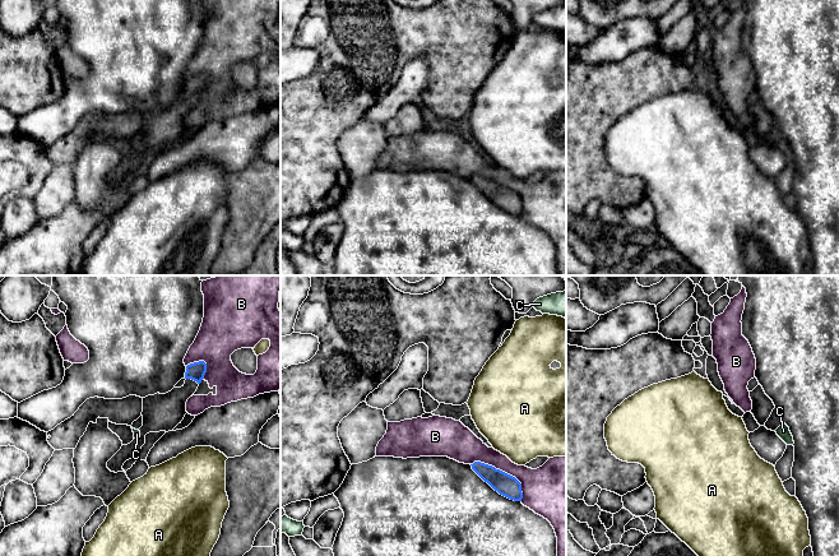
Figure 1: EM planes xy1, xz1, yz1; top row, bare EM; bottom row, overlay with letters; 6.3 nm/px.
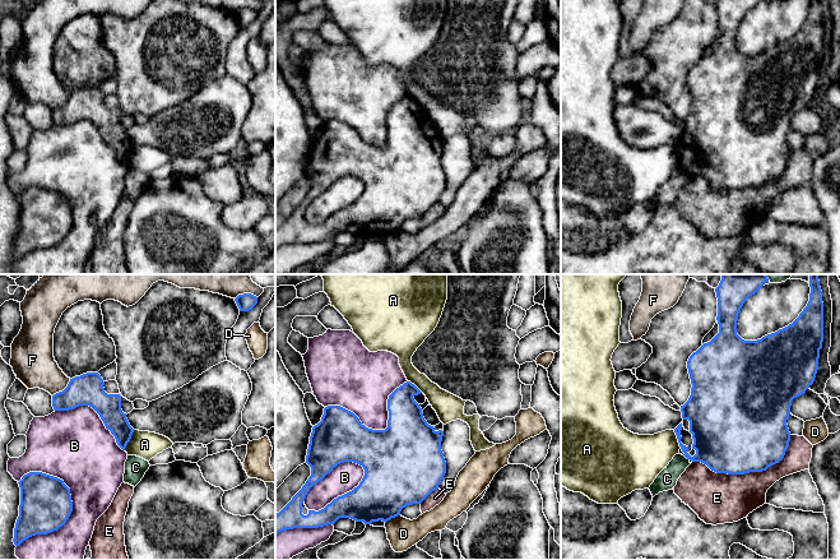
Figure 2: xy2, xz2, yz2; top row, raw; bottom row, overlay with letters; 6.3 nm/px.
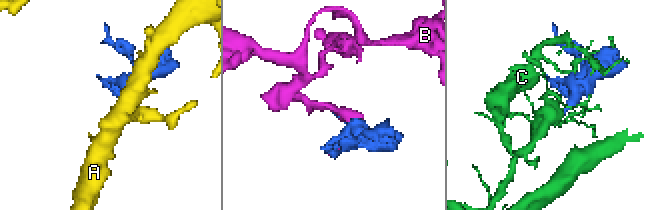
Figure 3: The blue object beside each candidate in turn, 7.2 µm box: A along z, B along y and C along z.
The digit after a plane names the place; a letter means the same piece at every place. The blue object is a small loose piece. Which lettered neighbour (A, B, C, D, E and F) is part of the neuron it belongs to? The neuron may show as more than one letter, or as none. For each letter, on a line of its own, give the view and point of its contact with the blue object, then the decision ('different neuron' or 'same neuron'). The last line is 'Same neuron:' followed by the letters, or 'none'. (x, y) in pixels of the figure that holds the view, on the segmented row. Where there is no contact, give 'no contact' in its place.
A: meets blue in xy2 at (129, 440); different neuron
B: meets blue in xy2 at (63, 524); different neuron
C: meets blue in yz2 at (687, 458); different neuron
D: meets blue in xz2 at (391, 517); different neuron
E: meets blue in yz2 at (748, 472); different neuron
F: meets blue in xy2 at (64, 389); different neuron
Same neuron: none

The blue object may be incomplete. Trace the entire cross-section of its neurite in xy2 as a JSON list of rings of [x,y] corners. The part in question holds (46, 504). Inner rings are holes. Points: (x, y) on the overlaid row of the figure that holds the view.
[[[29,472],[18,483],[20,505],[14,528],[15,546],[32,536],[57,531],[73,512],[70,489],[62,480],[42,472]]]

